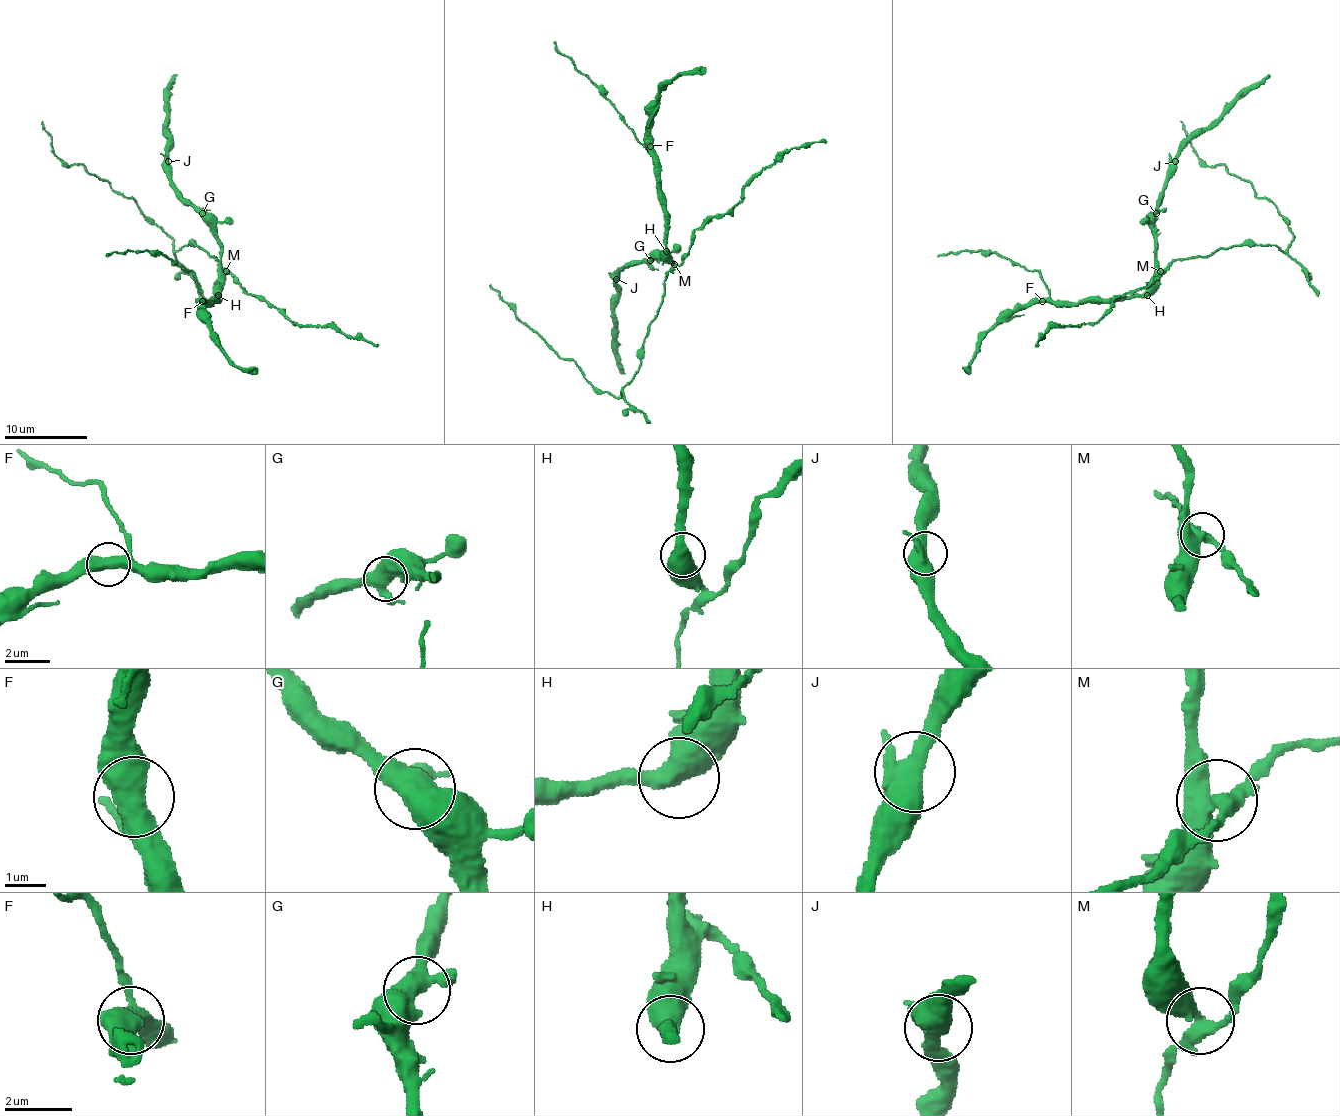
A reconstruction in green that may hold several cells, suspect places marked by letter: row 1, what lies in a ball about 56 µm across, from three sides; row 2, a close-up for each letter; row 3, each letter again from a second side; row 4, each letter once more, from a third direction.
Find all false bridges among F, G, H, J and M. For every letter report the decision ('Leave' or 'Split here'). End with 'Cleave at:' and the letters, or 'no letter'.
F: Leave
G: Leave
H: Leave
J: Leave
M: Split here
Cleave at: M

